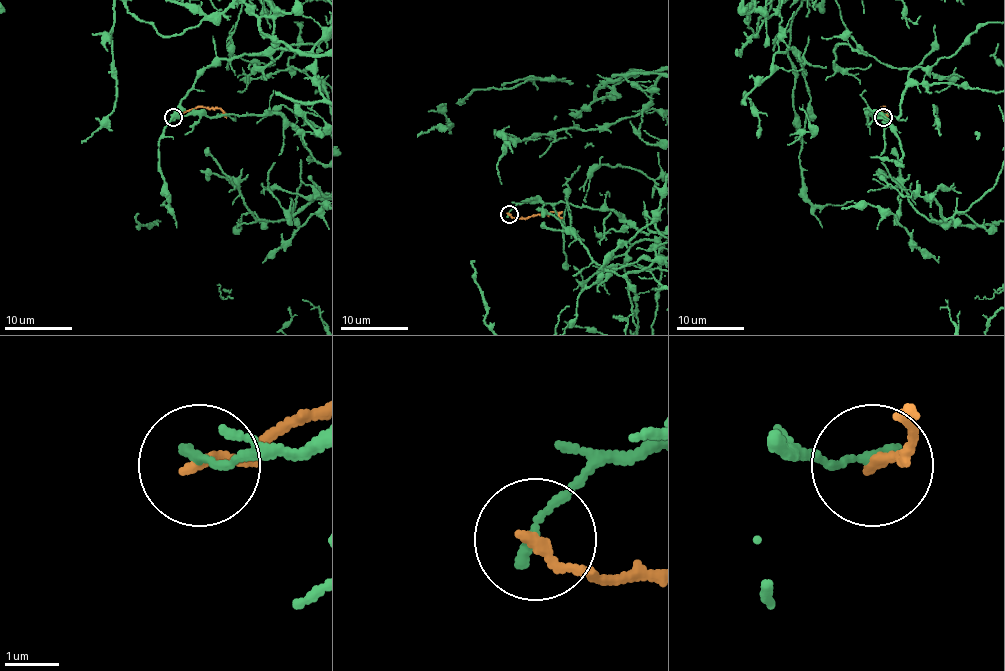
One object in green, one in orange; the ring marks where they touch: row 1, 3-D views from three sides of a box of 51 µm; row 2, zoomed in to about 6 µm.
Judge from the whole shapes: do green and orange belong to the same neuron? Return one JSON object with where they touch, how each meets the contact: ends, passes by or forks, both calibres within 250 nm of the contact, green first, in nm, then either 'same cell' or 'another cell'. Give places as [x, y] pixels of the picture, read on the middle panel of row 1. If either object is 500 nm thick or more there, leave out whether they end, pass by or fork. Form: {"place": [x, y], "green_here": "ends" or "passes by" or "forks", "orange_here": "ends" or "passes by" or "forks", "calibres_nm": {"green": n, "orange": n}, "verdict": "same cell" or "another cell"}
{"place": [509, 214], "green_here": "ends", "orange_here": "ends", "calibres_nm": {"green": 200, "orange": 200}, "verdict": "another cell"}

